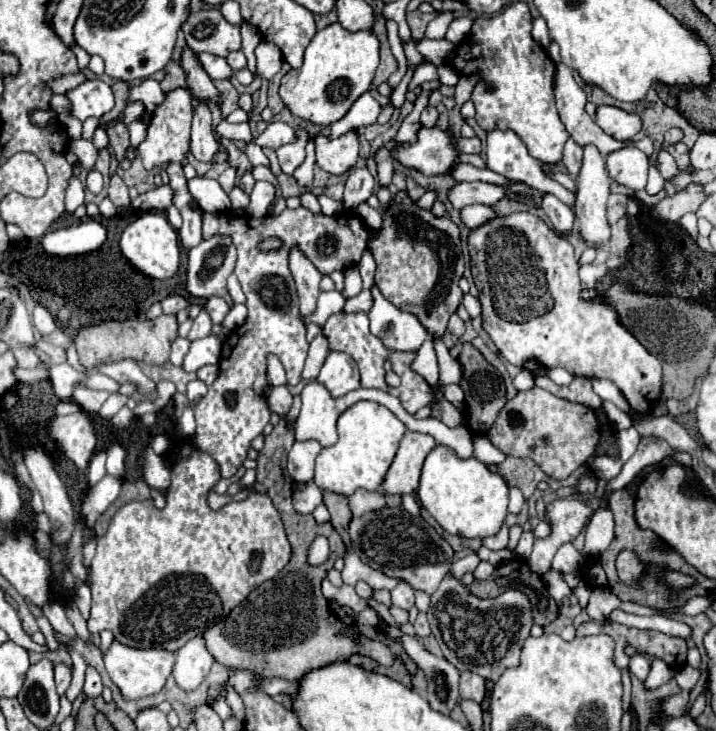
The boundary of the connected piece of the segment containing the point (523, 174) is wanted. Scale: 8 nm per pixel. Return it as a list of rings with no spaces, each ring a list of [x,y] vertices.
[[[492,130],[492,132],[488,132],[488,138],[486,138],[486,156],[488,156],[488,158],[486,158],[486,166],[488,166],[490,170],[494,170],[494,172],[498,172],[498,174],[502,174],[502,176],[506,176],[506,178],[510,178],[510,180],[524,182],[524,184],[528,184],[528,186],[532,186],[532,188],[536,188],[536,190],[554,194],[554,196],[556,196],[558,200],[562,200],[564,204],[572,206],[574,194],[568,192],[564,186],[560,186],[556,180],[548,178],[548,176],[542,172],[542,164],[528,154],[524,142],[522,142],[514,132],[510,132],[510,130]]]

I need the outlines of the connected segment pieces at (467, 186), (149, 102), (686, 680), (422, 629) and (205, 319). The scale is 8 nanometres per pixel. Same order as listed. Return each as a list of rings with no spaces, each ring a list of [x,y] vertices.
[[[458,182],[454,188],[448,190],[450,204],[460,210],[468,204],[496,204],[506,194],[506,188],[486,182]]]
[[[152,78],[146,80],[144,84],[140,84],[140,86],[128,90],[128,102],[142,100],[144,106],[146,106],[146,110],[148,110],[150,114],[154,112],[154,108],[158,108],[158,104],[162,104],[164,98],[166,98],[166,96],[164,96],[160,84],[158,84],[156,80],[152,80]]]
[[[684,666],[682,670],[676,672],[674,678],[676,678],[676,682],[678,682],[678,686],[680,686],[682,690],[692,690],[694,684],[698,682],[698,678],[700,678],[700,670],[696,670],[696,668],[692,668],[692,666]]]
[[[424,612],[418,614],[418,618],[416,618],[416,622],[414,622],[414,628],[416,628],[416,636],[420,636],[420,638],[430,636],[430,624],[428,624]]]
[[[200,312],[198,318],[194,320],[190,332],[188,332],[188,340],[200,340],[200,338],[206,338],[212,330],[212,322],[210,322],[210,316],[206,312]]]

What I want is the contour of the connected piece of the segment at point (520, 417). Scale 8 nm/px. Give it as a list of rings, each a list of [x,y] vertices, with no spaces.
[[[530,388],[518,392],[512,400],[504,404],[494,426],[488,432],[490,442],[508,456],[532,458],[546,476],[554,480],[568,478],[580,464],[594,456],[598,444],[600,424],[594,410],[562,400],[542,388]]]

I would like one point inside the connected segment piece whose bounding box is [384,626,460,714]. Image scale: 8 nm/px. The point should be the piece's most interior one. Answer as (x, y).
(443, 678)

